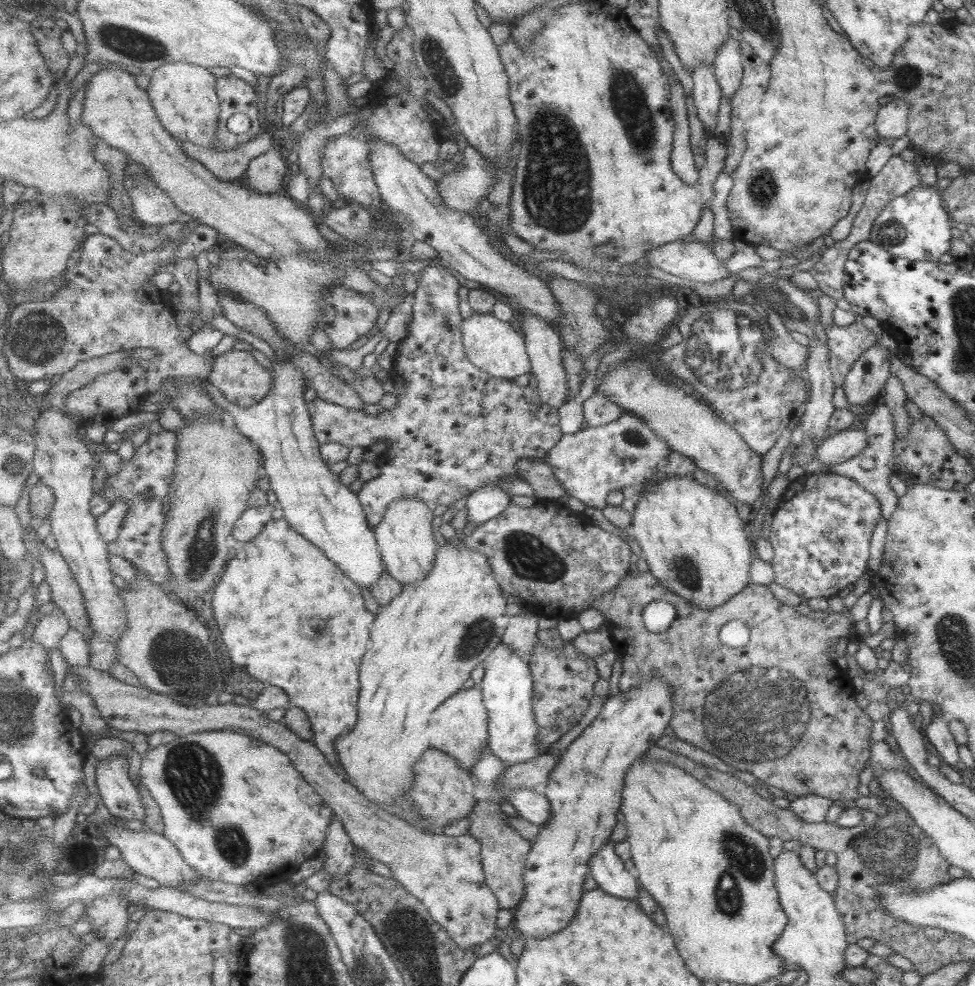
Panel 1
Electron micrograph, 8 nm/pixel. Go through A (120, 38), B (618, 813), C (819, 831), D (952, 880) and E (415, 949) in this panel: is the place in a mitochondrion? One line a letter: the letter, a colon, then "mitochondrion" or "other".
A: mitochondrion
B: other
C: other
D: other
E: mitochondrion

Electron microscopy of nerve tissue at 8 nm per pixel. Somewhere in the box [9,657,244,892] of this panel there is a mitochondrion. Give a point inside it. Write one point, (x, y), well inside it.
(33, 857)

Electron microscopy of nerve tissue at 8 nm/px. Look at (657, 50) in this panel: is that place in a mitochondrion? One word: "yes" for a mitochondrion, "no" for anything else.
no

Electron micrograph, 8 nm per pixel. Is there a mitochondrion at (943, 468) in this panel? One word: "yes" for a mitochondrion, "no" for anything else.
no

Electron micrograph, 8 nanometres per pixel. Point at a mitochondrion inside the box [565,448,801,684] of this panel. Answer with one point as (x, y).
(689, 573)

